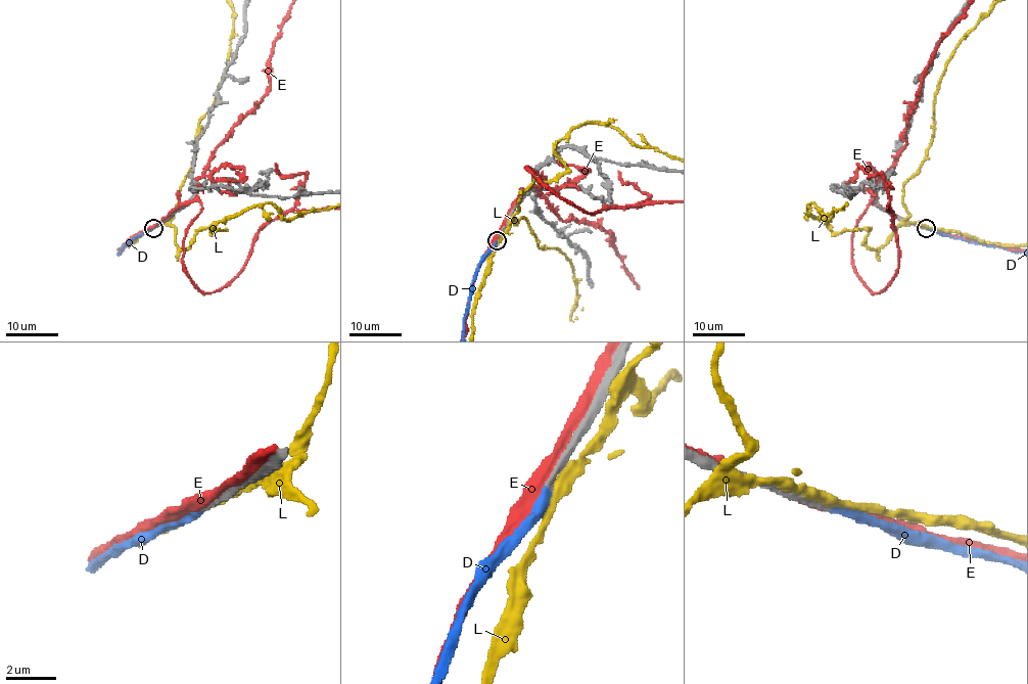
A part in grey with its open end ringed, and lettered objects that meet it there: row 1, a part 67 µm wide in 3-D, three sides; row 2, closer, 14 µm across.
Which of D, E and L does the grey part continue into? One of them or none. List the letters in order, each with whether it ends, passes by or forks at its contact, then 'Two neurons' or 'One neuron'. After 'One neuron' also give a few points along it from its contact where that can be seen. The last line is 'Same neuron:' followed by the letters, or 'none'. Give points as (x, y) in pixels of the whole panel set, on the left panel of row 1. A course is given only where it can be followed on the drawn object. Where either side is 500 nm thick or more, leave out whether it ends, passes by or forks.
D: It ends there. One neuron
E: It passes by. Two neurons
L: It passes by. Two neurons
Same neuron: D

